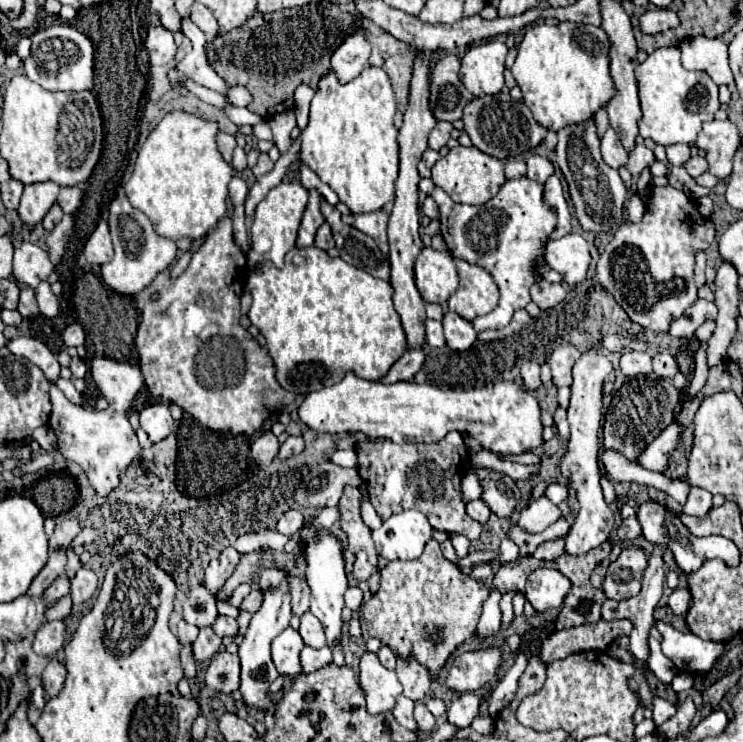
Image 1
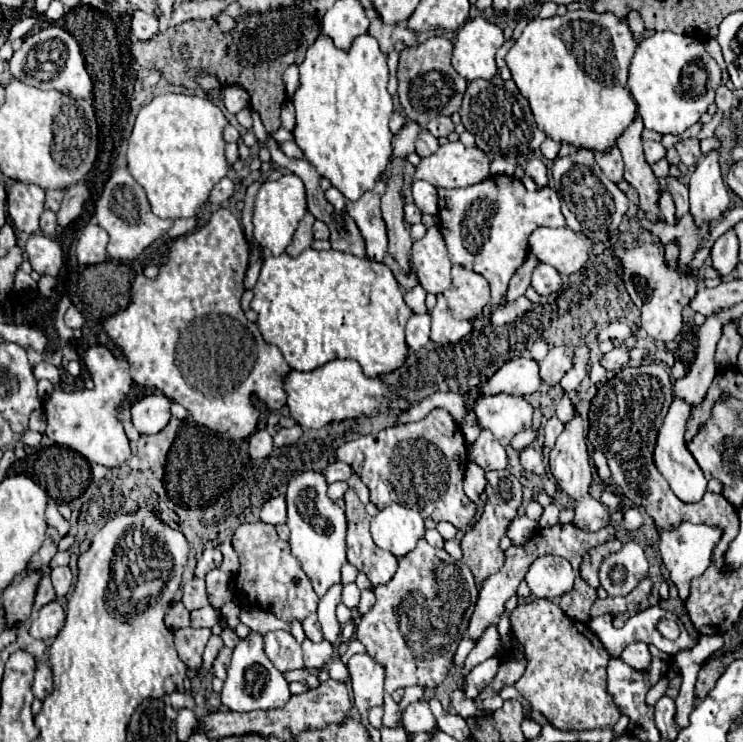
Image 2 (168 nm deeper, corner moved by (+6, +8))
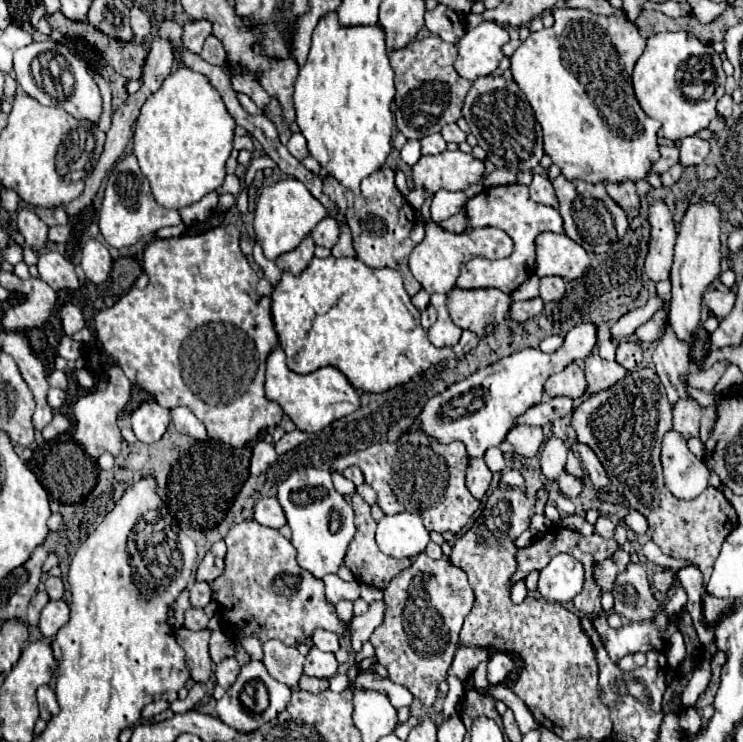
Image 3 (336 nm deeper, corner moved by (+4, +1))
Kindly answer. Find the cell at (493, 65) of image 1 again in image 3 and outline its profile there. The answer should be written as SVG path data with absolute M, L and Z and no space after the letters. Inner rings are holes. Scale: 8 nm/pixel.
M482 21L476 29L466 31L458 41L456 71L468 81L474 81L480 75L490 75L498 69L498 63L504 57L502 47L506 43L508 33L502 25L496 21Z

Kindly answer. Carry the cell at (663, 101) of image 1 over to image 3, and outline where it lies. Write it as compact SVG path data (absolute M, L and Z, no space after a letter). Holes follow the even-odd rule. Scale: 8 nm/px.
M656 33L646 39L646 51L636 61L632 81L644 113L662 123L658 135L682 141L706 129L718 115L716 103L724 95L726 75L720 55L710 45L700 43L690 33Z

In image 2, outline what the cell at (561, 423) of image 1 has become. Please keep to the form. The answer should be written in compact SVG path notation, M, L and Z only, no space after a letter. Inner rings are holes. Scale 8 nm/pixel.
M552 416L552 418L546 422L546 426L544 426L544 442L546 442L548 448L554 446L556 438L560 436L562 430L564 430L564 424L558 420L558 416Z

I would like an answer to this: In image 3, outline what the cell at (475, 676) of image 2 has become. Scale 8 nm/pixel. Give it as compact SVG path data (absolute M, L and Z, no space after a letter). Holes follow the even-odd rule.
M492 653L488 659L488 681L492 685L498 685L506 679L506 675L512 671L514 661L508 653Z

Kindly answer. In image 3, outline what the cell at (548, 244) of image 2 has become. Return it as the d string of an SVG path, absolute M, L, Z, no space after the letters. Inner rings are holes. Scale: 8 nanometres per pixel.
M542 233L536 239L536 273L540 277L558 275L568 281L578 279L590 267L590 257L582 245L564 233Z

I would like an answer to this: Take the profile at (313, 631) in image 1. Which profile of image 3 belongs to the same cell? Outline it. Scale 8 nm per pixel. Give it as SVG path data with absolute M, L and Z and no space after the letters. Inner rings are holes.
M316 629L314 633L314 645L320 649L320 651L330 651L330 653L336 653L340 649L340 643L338 643L338 635L336 633L330 633L330 631L324 631L324 629Z

